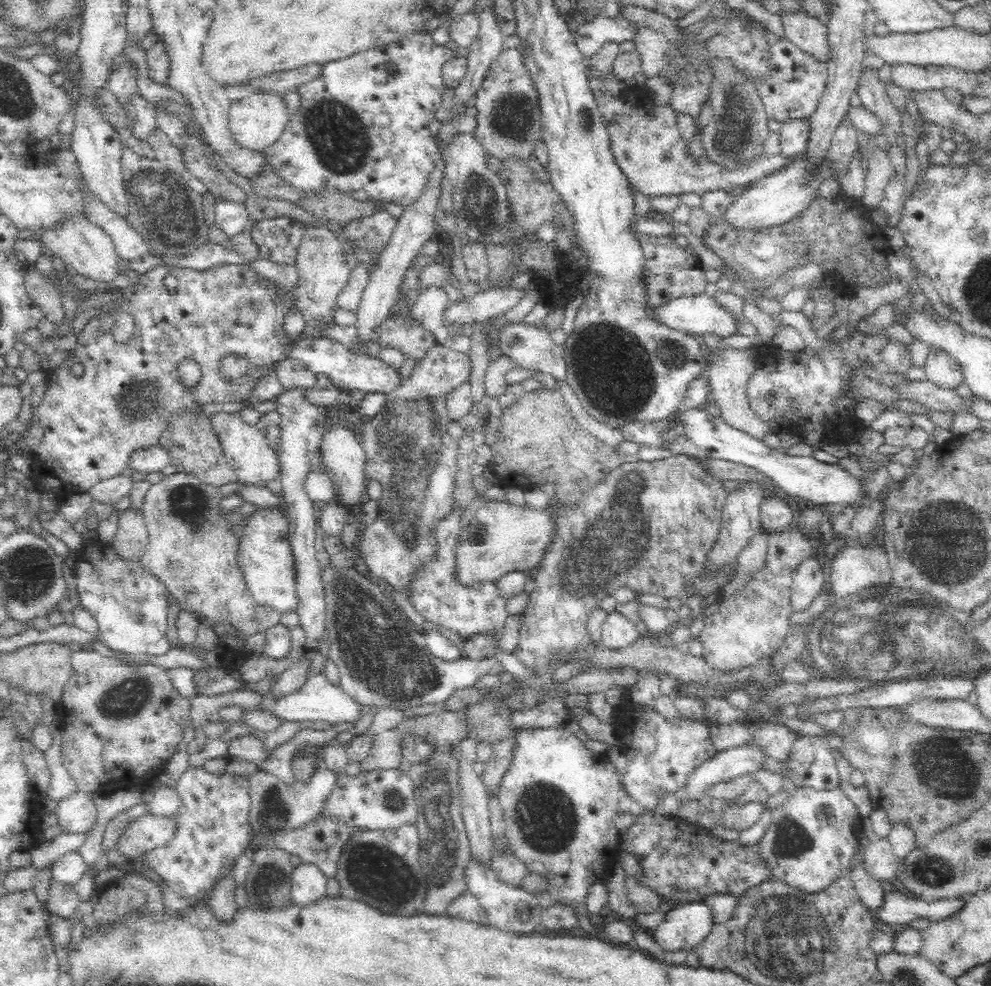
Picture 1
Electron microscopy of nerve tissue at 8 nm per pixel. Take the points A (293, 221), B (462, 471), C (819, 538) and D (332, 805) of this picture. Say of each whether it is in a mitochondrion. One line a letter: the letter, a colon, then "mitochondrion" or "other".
A: other
B: other
C: other
D: other

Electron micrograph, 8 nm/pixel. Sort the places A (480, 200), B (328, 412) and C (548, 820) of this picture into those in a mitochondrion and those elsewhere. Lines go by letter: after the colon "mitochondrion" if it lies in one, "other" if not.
A: mitochondrion
B: other
C: mitochondrion

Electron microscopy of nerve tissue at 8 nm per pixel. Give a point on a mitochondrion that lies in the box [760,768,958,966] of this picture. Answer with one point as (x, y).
(792, 840)

